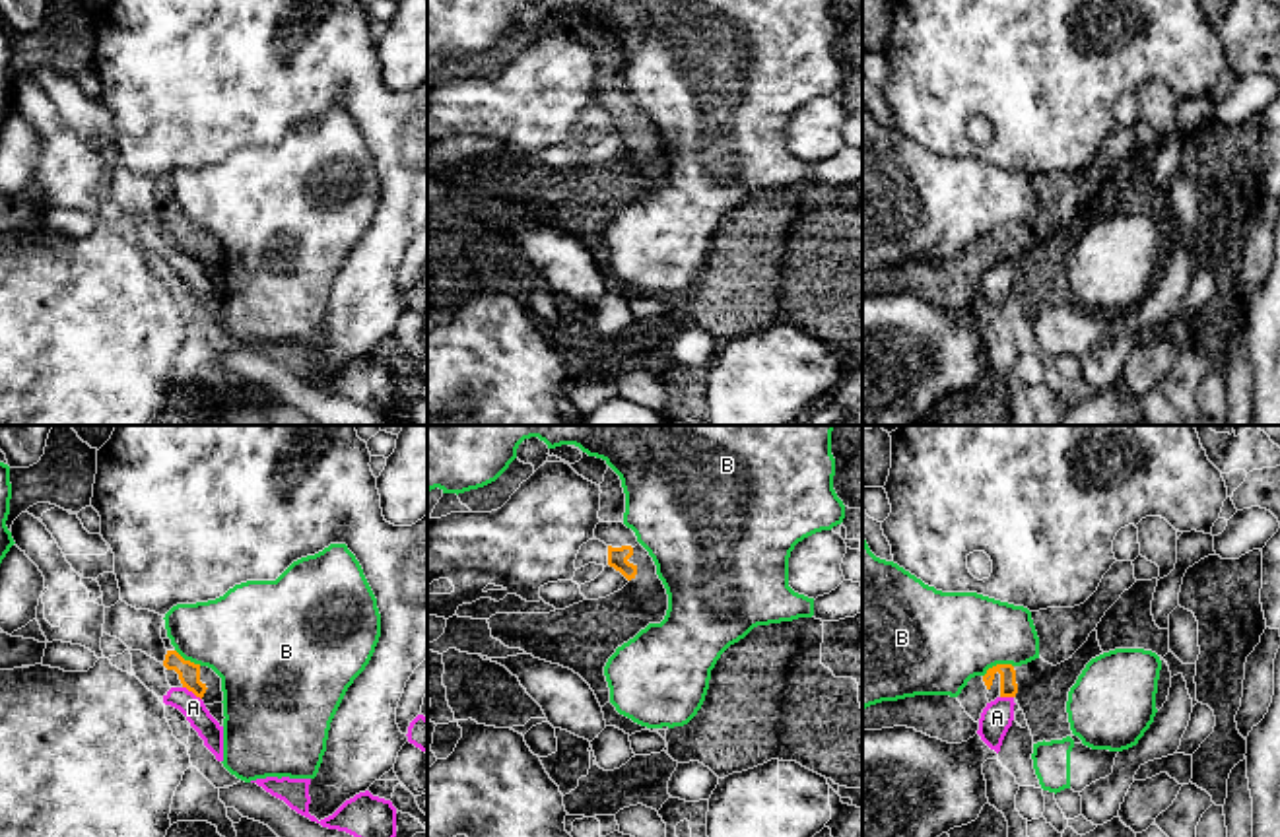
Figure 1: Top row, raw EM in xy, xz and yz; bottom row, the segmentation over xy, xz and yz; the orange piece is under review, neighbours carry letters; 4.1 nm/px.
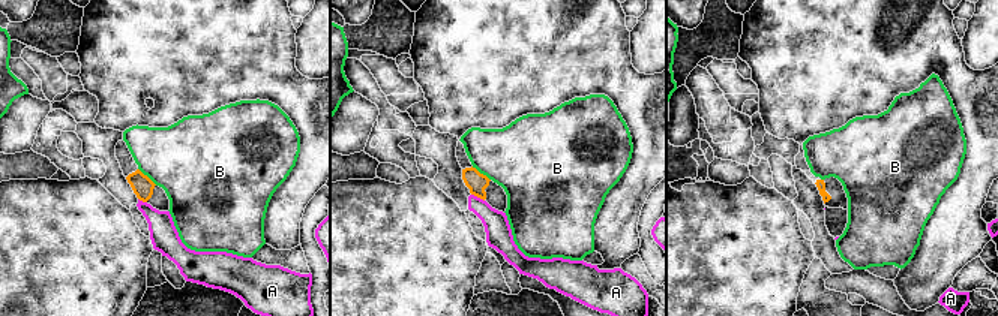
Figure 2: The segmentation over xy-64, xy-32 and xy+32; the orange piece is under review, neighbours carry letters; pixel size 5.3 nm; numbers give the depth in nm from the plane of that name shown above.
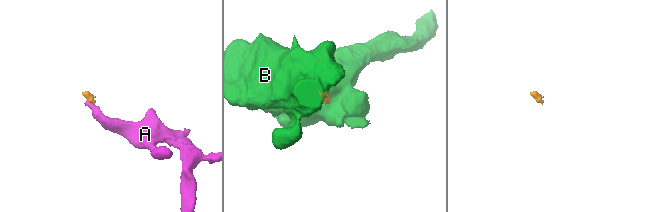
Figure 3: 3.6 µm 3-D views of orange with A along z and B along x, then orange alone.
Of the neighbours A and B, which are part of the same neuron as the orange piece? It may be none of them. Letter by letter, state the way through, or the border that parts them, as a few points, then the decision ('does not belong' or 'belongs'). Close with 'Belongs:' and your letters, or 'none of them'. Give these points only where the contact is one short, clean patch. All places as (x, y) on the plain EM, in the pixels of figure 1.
A: border along xy (183, 251), (201, 265); does not belong
B: border along yz (1012, 230), (993, 230), (983, 241); does not belong
Belongs: none of them

